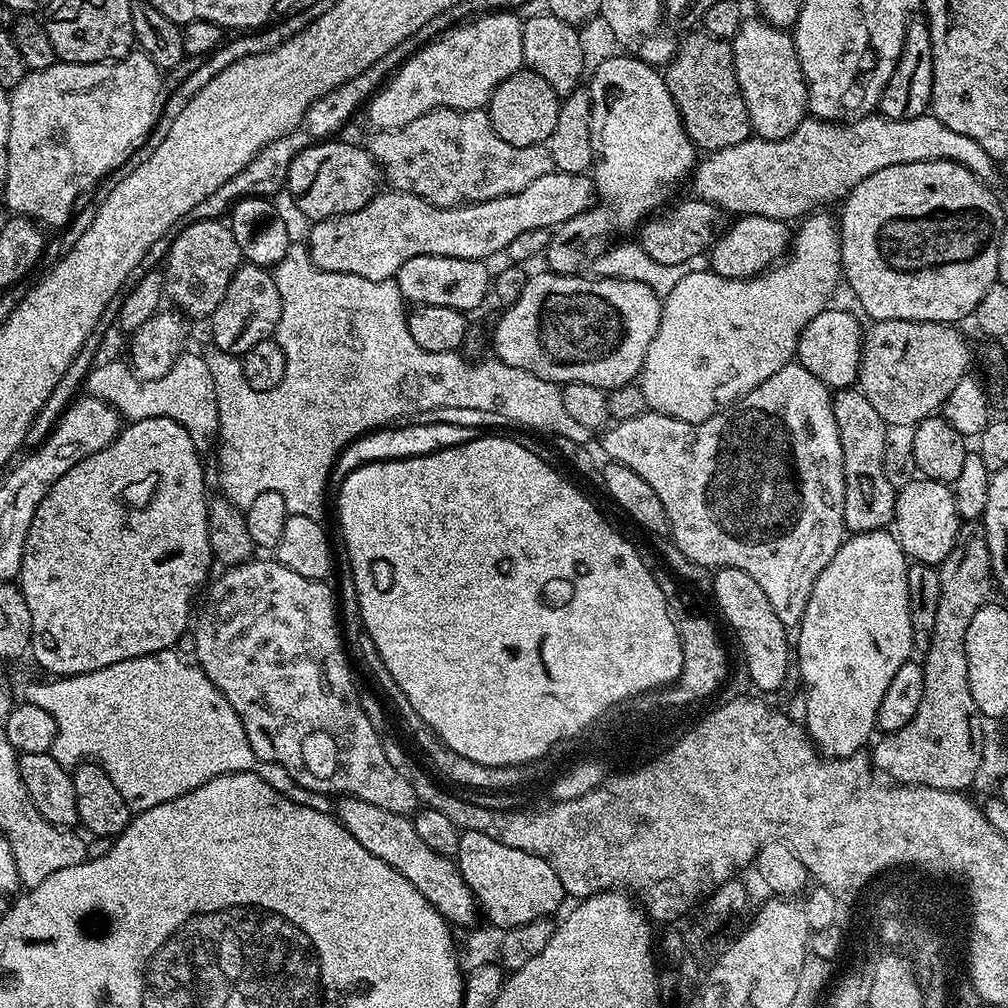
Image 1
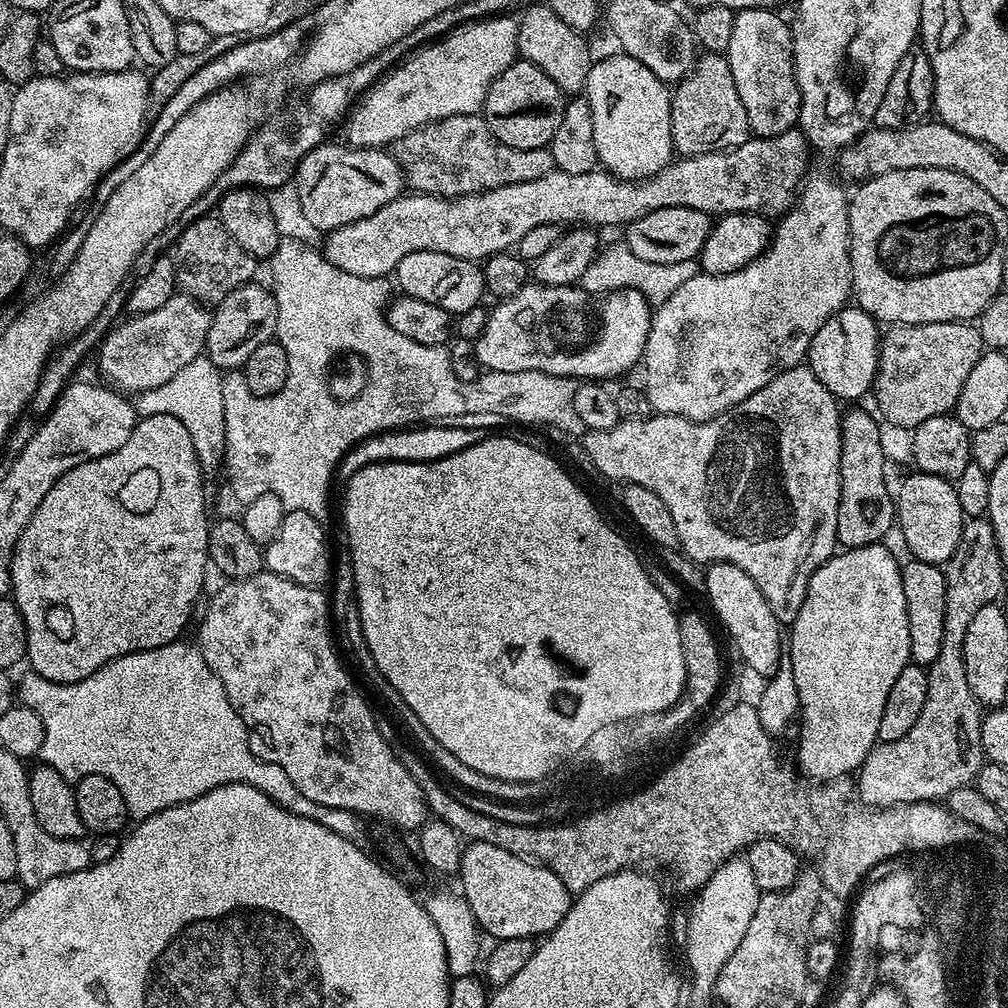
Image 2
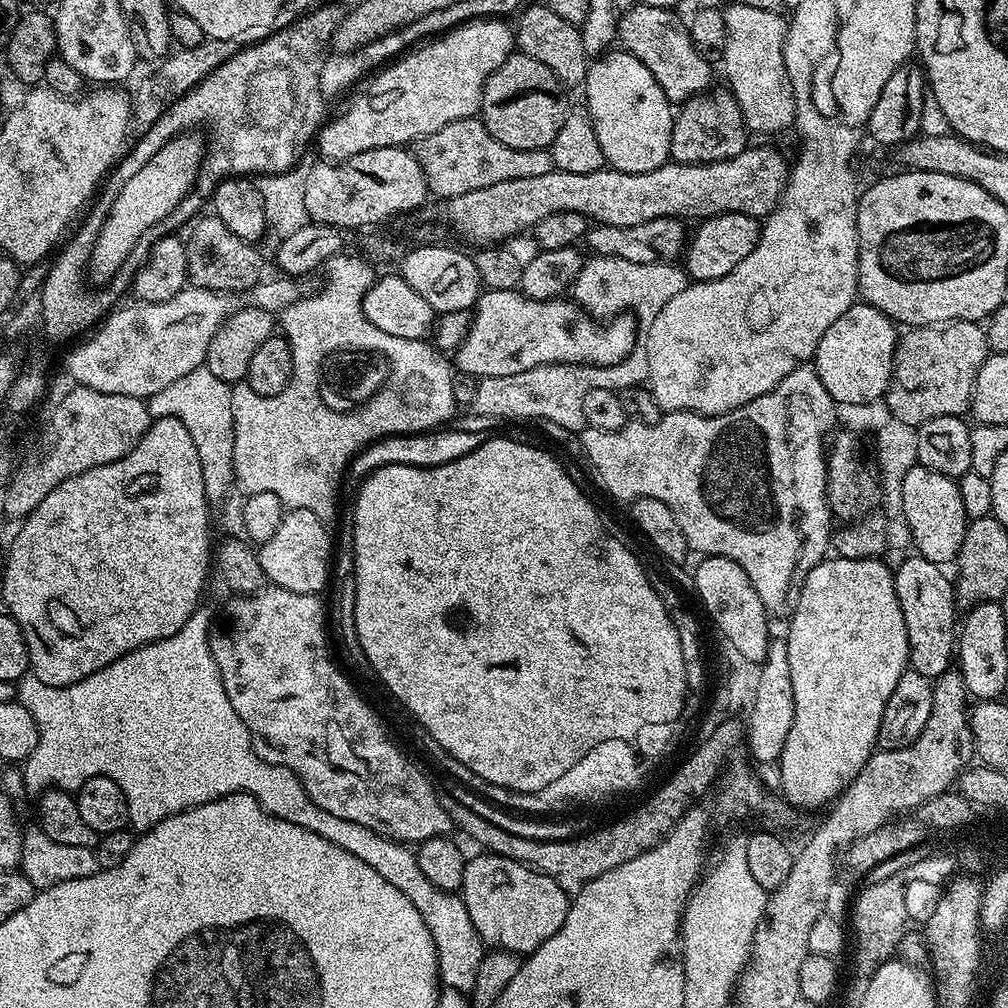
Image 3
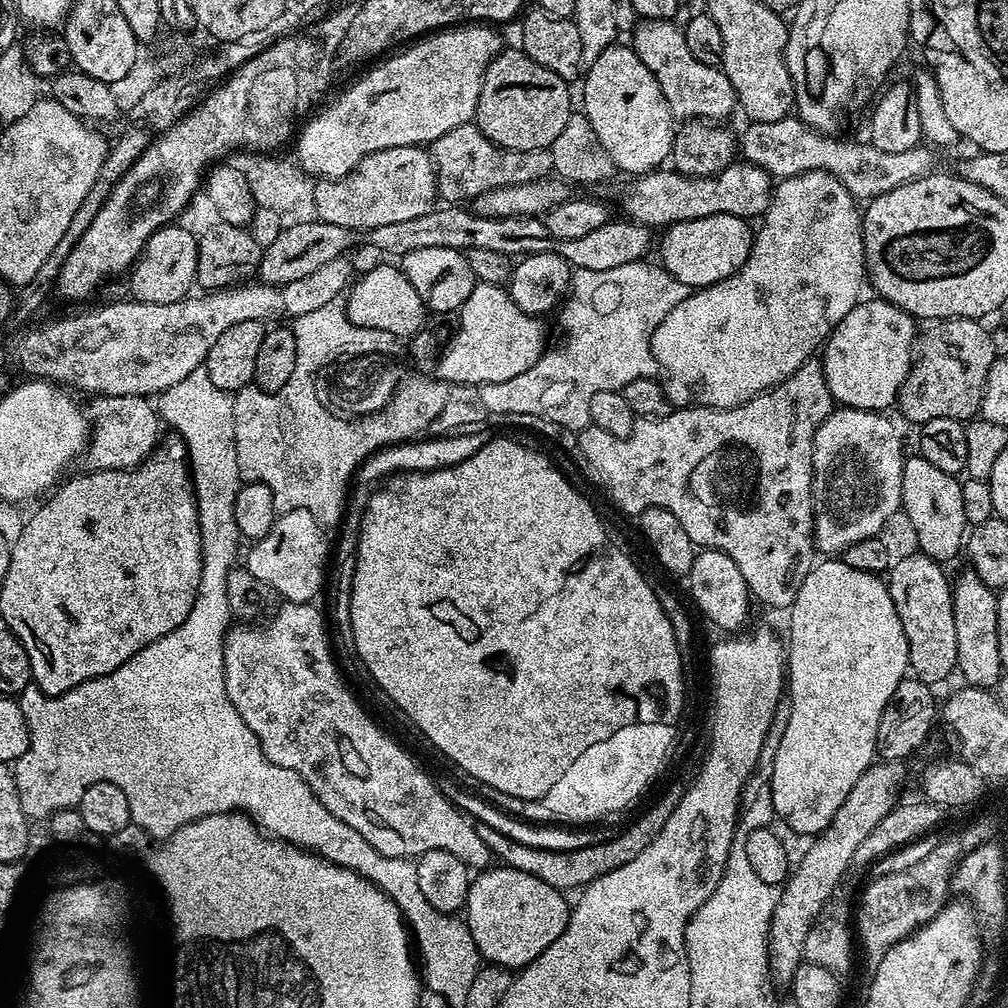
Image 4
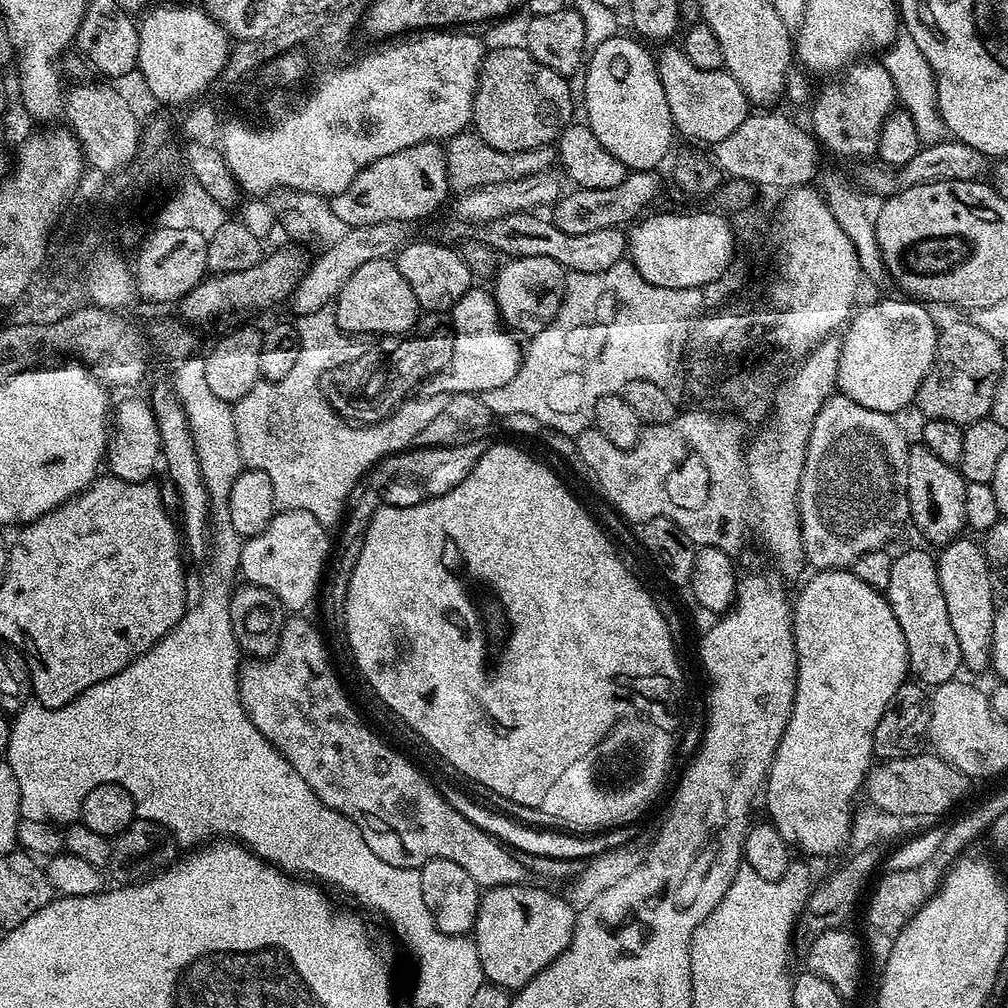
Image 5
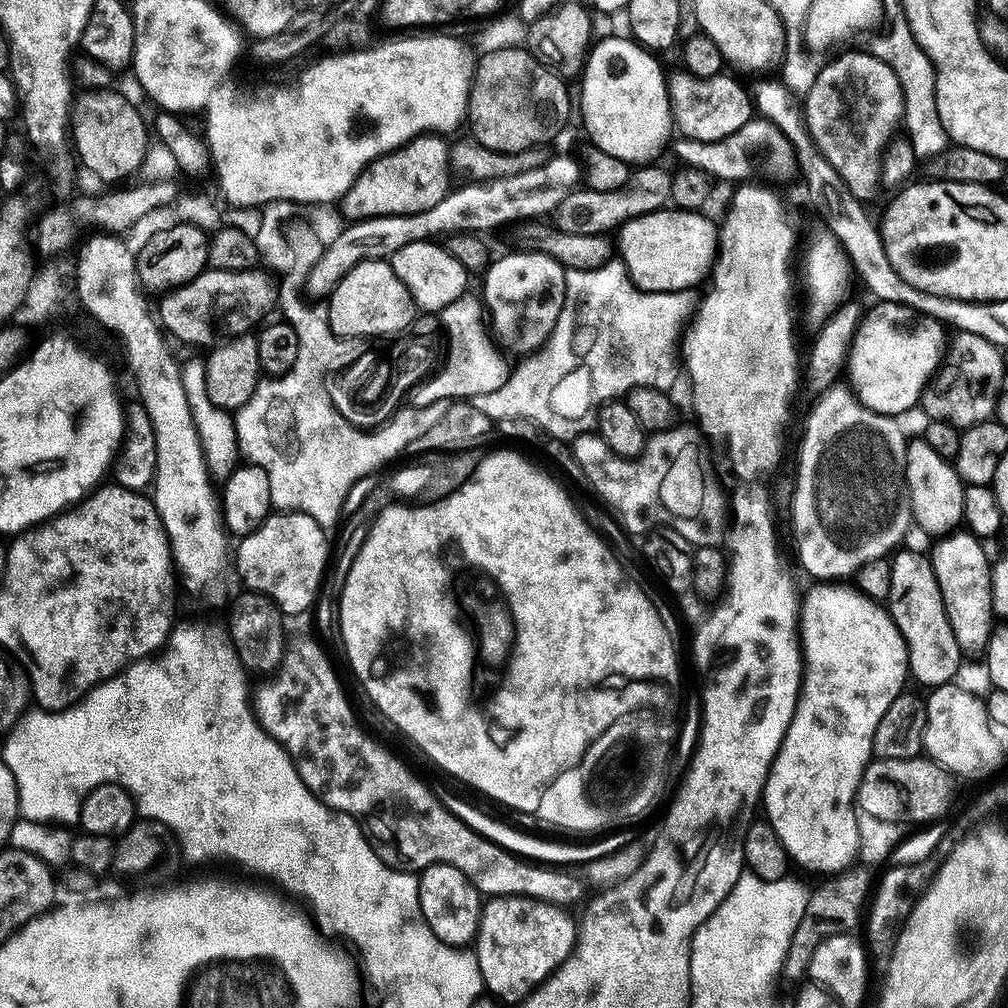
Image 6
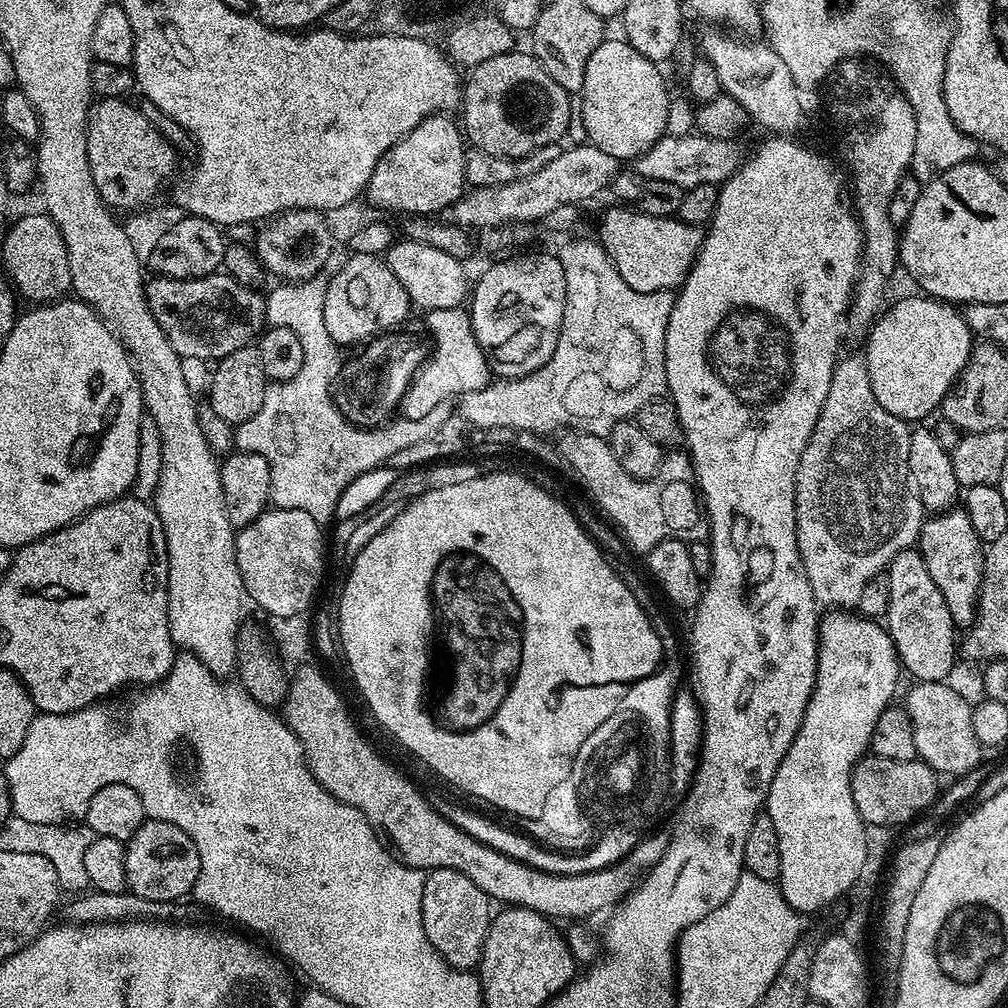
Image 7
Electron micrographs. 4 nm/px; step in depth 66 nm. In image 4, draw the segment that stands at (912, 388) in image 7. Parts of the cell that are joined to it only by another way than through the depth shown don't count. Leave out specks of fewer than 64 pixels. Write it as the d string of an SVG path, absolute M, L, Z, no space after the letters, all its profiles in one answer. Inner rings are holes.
M867 298L861 299L853 308L850 310L850 314L846 314L846 318L842 318L842 322L838 322L838 326L832 329L832 333L828 335L826 343L823 345L822 353L822 363L824 366L824 377L826 378L826 386L830 390L833 401L837 405L843 406L845 408L860 408L864 412L880 412L881 410L888 410L888 408L897 403L898 397L900 395L900 388L904 384L905 378L908 377L908 371L912 368L912 362L914 359L914 345L918 340L918 331L916 332L916 327L918 327L917 321L913 317L909 316L908 313L904 312L901 308L896 308L888 300L881 300L879 298L871 298L872 300L867 300Z

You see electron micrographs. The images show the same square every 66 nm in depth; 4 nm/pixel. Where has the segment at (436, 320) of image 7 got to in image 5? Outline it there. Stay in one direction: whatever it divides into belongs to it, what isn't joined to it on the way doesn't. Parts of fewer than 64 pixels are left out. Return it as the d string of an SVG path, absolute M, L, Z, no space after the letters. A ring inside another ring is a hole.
M487 287L469 288L450 310L452 332L456 337L452 340L452 348L450 344L450 359L447 361L446 370L431 377L430 384L433 384L432 388L437 393L481 394L506 386L514 378L514 374L518 374L522 359L522 344L515 340L517 337L502 323L495 295L484 288Z

